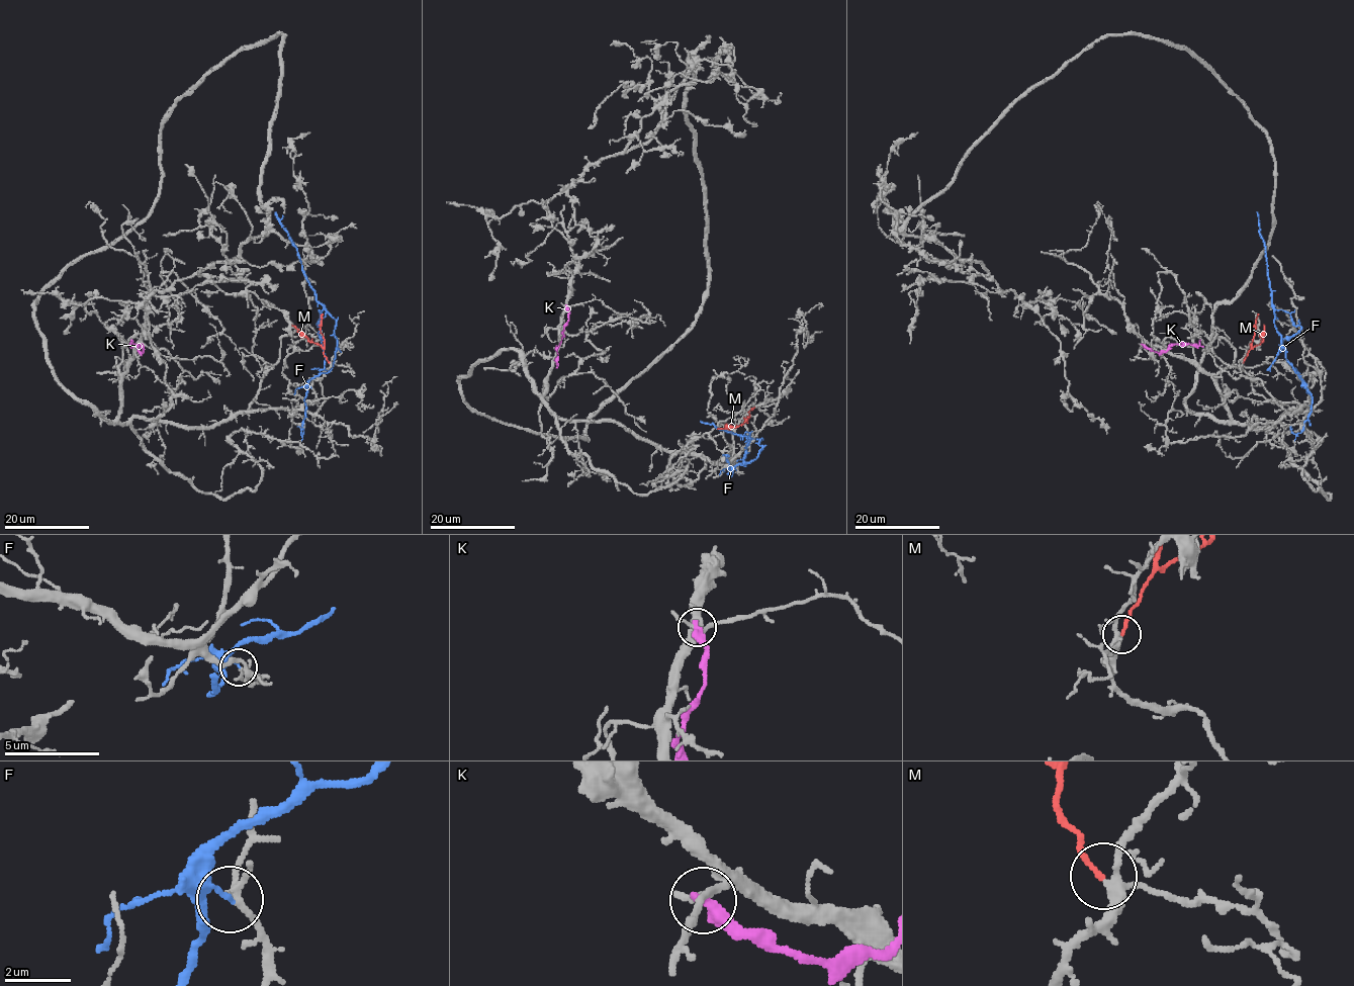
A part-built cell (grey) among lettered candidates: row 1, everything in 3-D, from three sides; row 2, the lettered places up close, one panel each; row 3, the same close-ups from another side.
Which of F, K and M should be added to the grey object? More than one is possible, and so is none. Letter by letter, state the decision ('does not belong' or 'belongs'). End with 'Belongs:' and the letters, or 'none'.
F: does not belong
K: does not belong
M: belongs
Belongs: M

